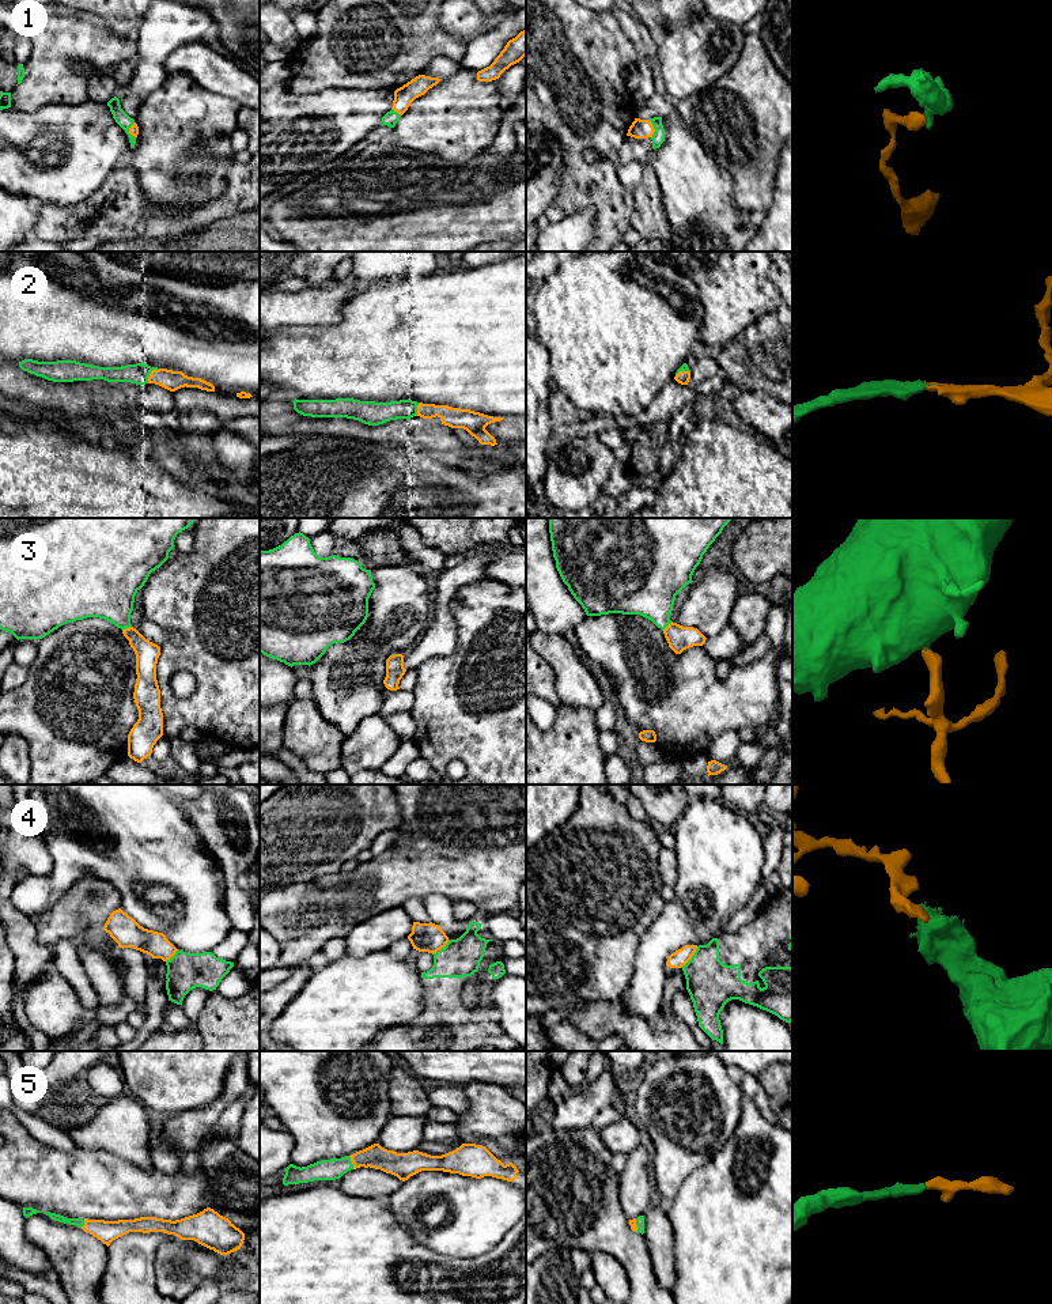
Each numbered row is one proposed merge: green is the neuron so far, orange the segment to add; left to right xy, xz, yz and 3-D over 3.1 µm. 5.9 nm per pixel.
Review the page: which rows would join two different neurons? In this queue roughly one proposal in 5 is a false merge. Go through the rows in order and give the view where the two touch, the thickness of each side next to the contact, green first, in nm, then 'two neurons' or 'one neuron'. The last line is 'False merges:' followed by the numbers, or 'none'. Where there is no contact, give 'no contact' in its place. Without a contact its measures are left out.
1: yz | 80/110 nm | one neuron
2: xy | 120/120 nm | one neuron
3: yz | 340/150 nm | one neuron
4: yz | 280/100 nm | two neurons
5: xz | 130/140 nm | one neuron
False merges: 4

